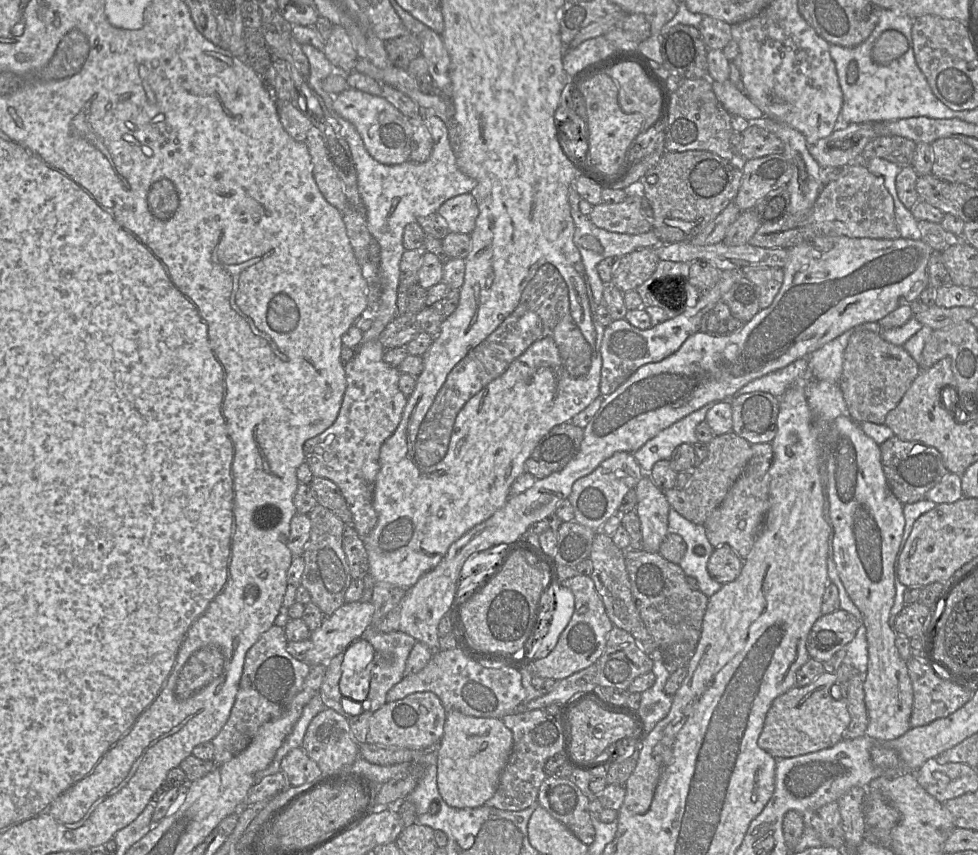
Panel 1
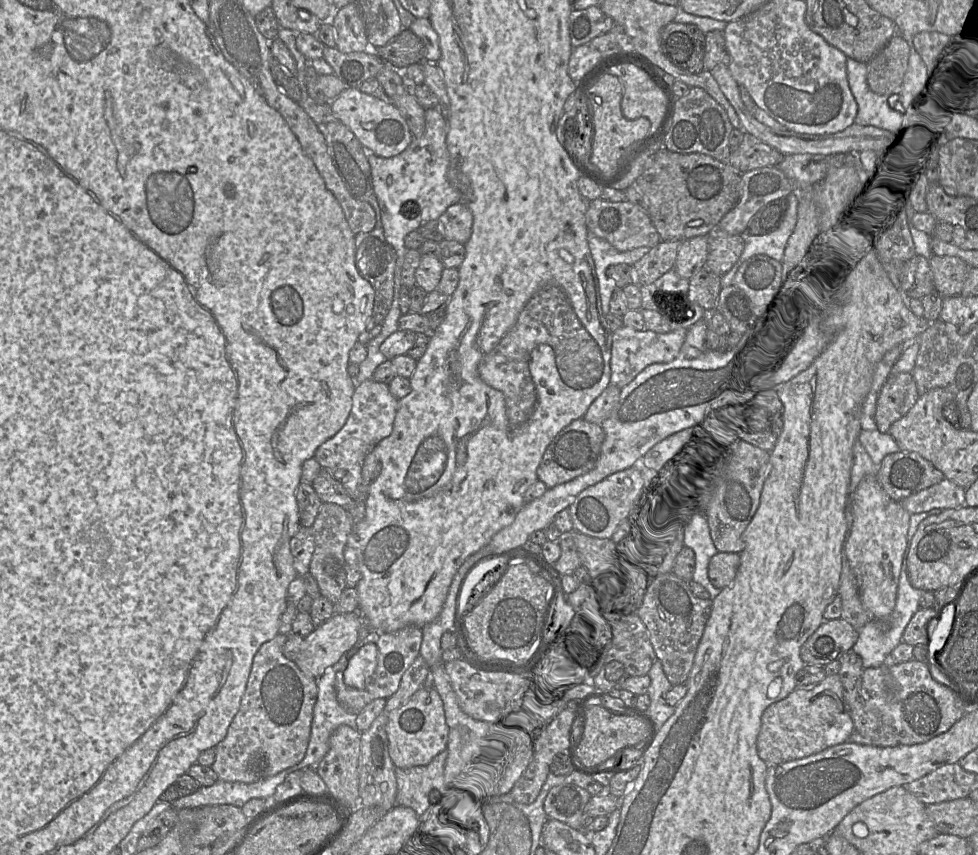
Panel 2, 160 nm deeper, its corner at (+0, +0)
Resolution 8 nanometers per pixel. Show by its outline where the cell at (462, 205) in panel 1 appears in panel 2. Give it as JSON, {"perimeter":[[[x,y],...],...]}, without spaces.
{"perimeter":[[[463,202],[449,206],[438,220],[442,225],[444,239],[466,244],[471,237],[473,215]]]}

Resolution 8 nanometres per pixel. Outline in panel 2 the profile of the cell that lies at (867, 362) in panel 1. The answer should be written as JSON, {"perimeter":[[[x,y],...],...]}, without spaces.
{"perimeter":[[[912,373],[890,374],[879,393],[875,423],[881,433],[889,432],[891,425],[902,418],[919,397]]]}

